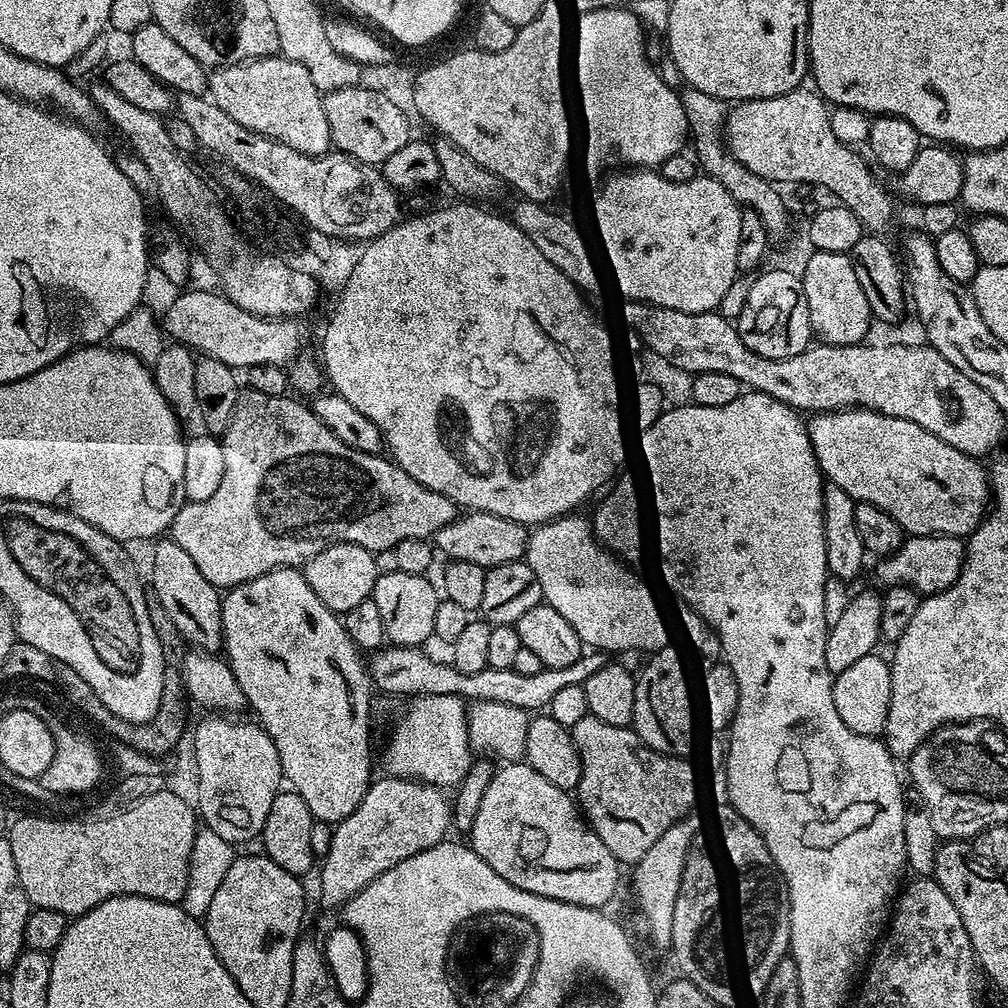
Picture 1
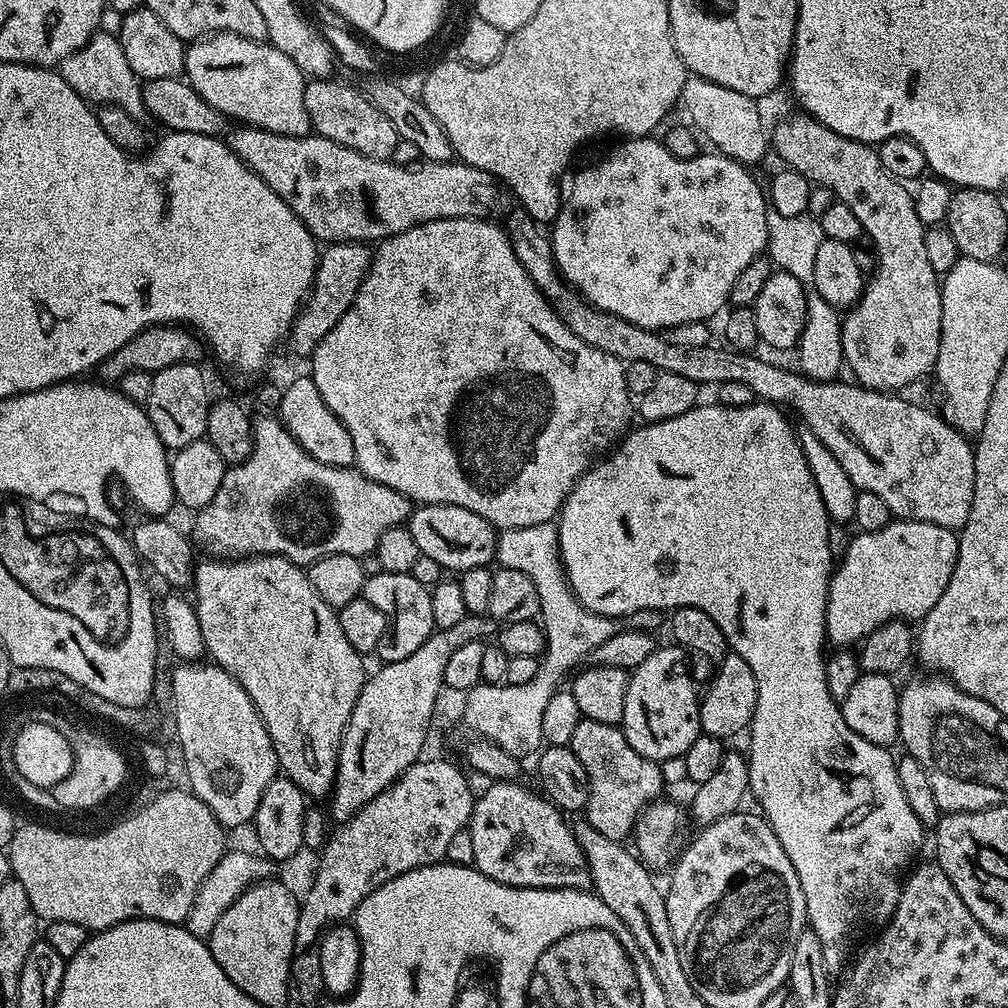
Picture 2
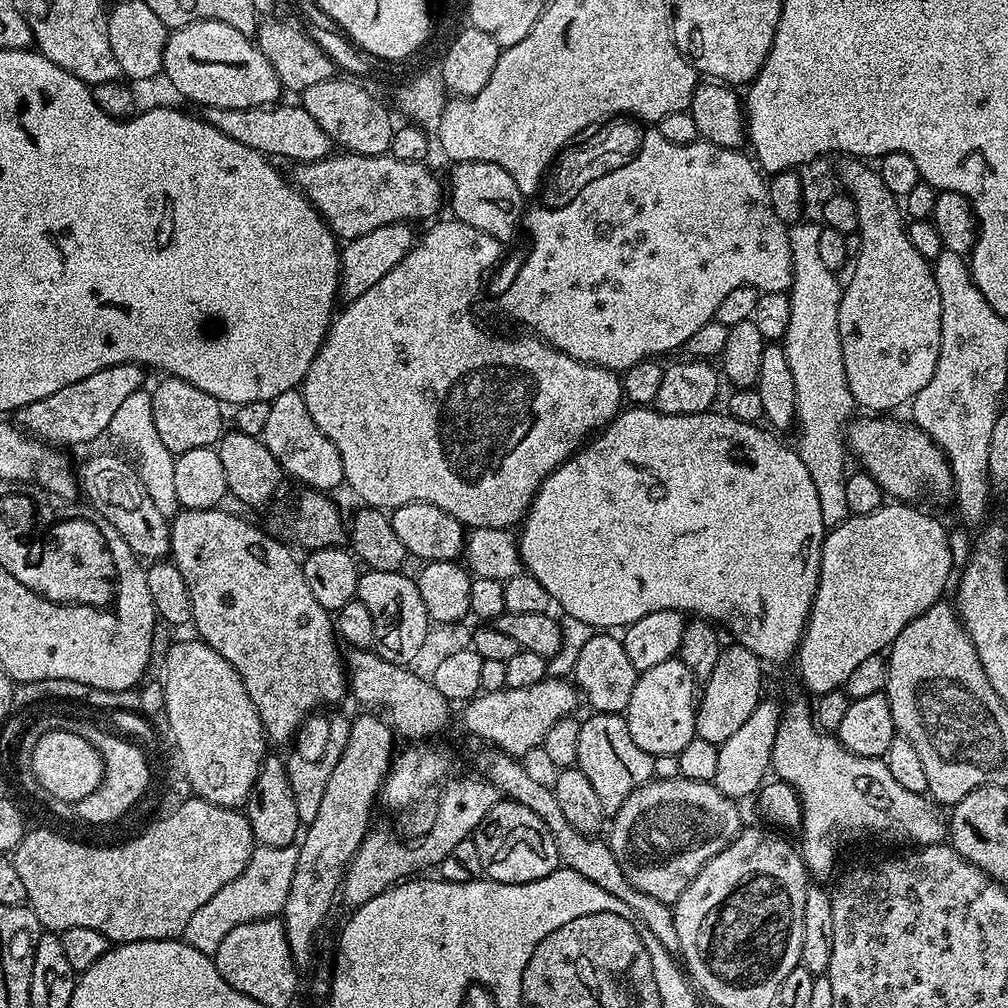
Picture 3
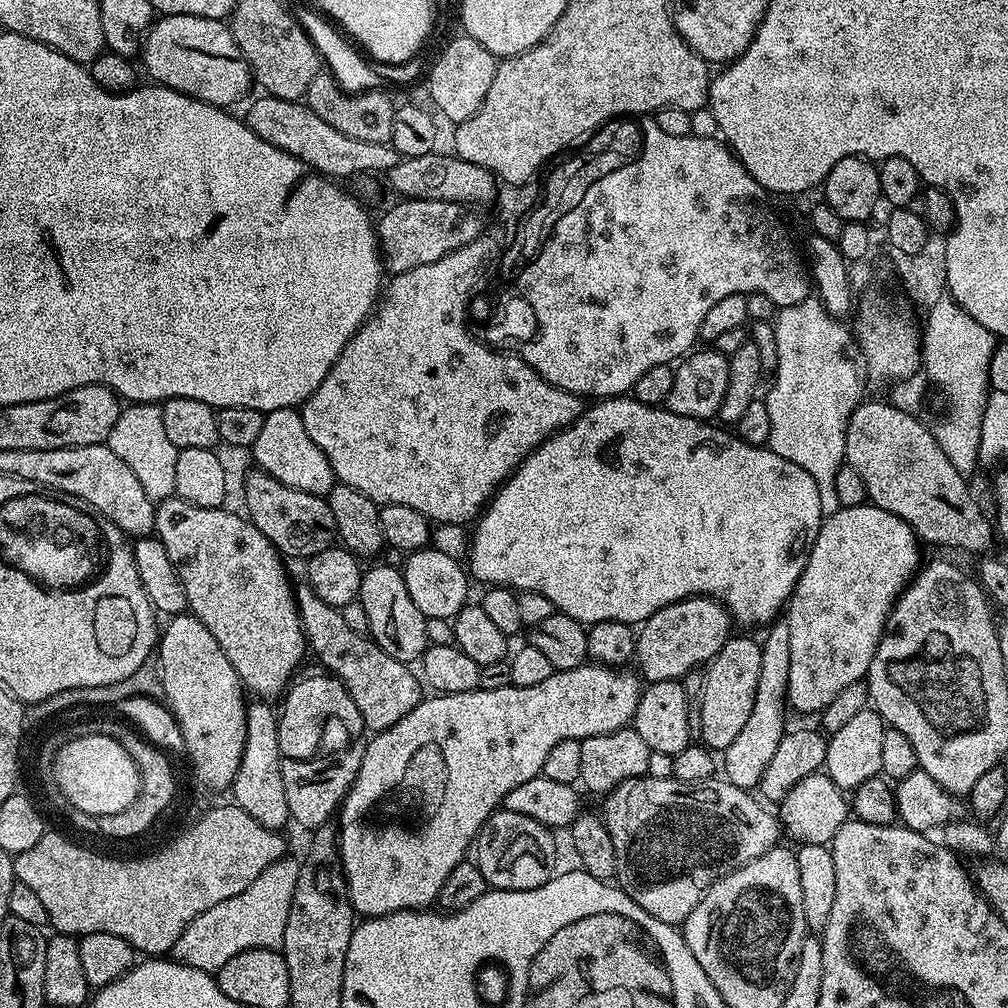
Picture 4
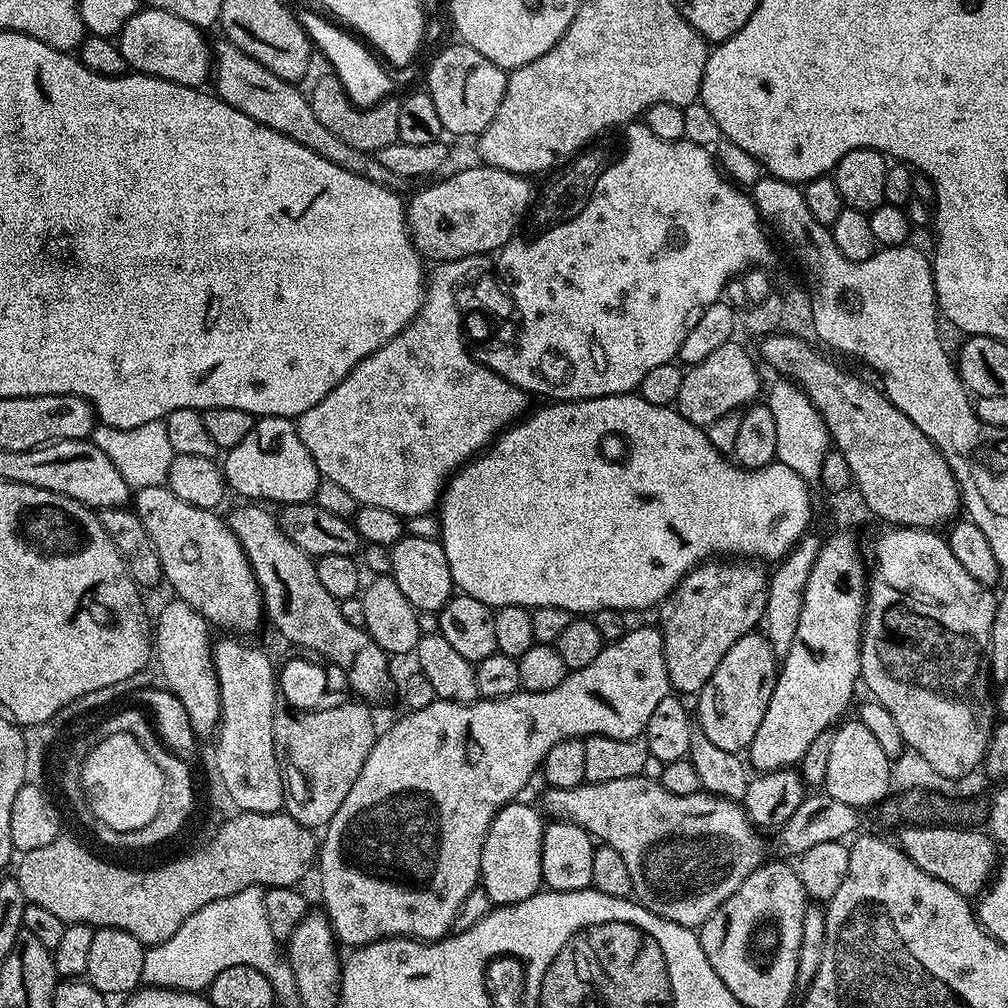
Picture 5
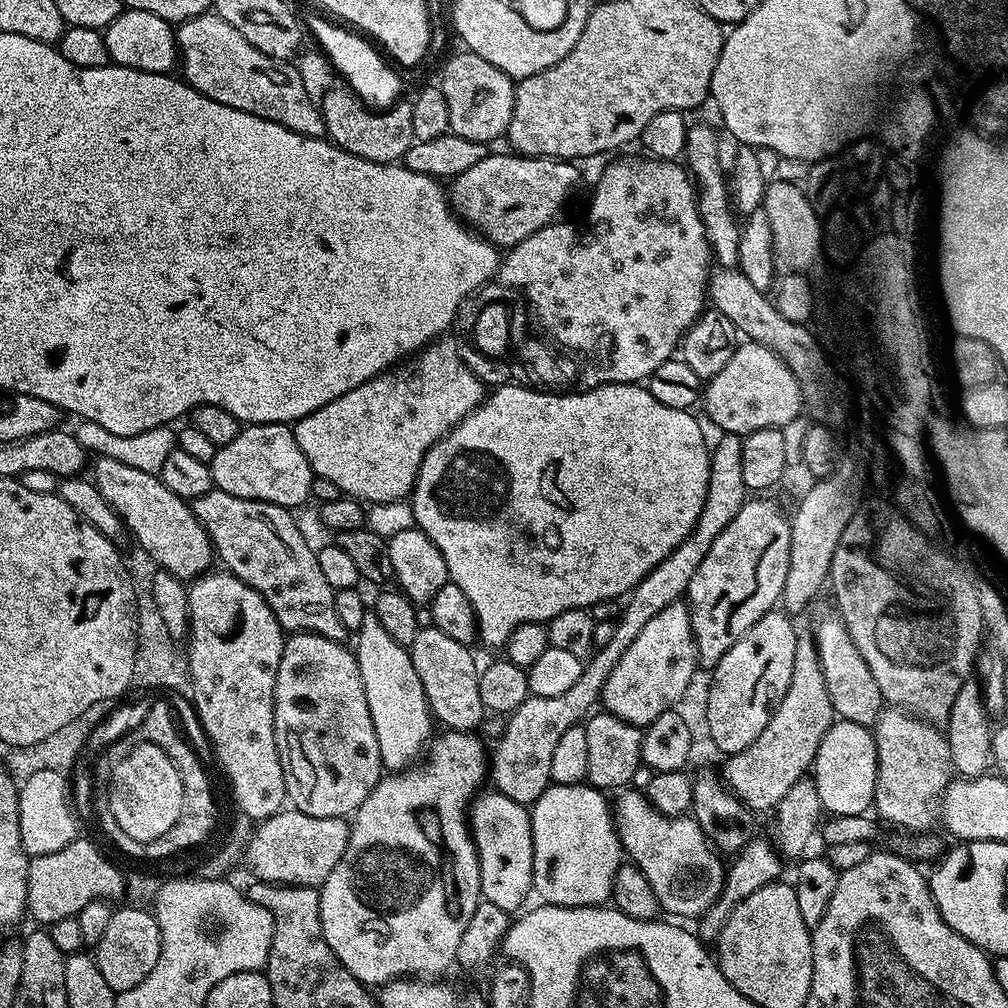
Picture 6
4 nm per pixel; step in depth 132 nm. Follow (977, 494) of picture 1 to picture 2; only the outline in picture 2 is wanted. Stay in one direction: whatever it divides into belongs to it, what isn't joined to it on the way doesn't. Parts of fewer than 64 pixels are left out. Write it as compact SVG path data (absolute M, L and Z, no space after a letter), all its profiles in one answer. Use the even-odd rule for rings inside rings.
M512 206L512 209L508 212L508 217L502 220L502 227L505 232L508 233L508 240L512 244L514 254L518 258L518 262L522 262L522 270L526 270L526 274L530 274L530 278L534 282L536 289L548 299L553 310L560 315L561 322L564 323L570 331L578 338L582 338L582 342L586 342L590 346L594 346L594 350L602 350L602 354L610 354L614 358L623 360L625 364L630 362L650 362L650 366L654 366L657 372L665 372L666 374L678 374L682 378L690 378L690 382L694 382L698 386L704 386L704 384L712 384L711 386L719 386L726 382L746 382L746 386L750 386L753 397L759 398L761 401L774 404L777 406L785 406L784 404L792 404L792 408L801 416L803 427L809 428L814 432L815 437L819 439L826 446L826 449L830 450L831 454L837 458L839 465L846 470L846 474L849 475L850 482L853 483L855 488L862 492L869 492L870 494L878 494L878 498L882 498L882 502L886 502L886 506L890 506L893 517L901 520L921 520L922 522L930 522L931 524L937 524L943 528L951 528L953 530L959 530L964 527L966 518L970 518L970 506L974 506L974 454L972 453L973 445L970 443L969 437L964 435L958 429L954 429L944 420L940 414L931 412L928 408L923 408L920 404L911 404L908 400L903 400L903 395L893 394L892 392L878 392L874 388L866 388L859 382L851 382L852 384L838 384L839 382L817 382L809 379L807 376L801 374L799 371L787 372L784 368L779 368L776 364L767 364L764 360L759 360L756 354L749 354L746 352L737 352L735 350L729 350L727 347L719 346L715 343L707 344L706 346L697 347L683 347L674 346L670 342L664 340L663 335L659 331L643 328L642 326L634 326L630 322L626 322L626 318L618 318L614 314L609 312L603 312L598 310L593 304L588 303L575 288L571 287L564 281L563 276L560 275L560 271L556 268L554 262L554 256L552 254L552 241L547 235L542 233L541 225L537 224L533 220L532 215L527 210L519 206Z

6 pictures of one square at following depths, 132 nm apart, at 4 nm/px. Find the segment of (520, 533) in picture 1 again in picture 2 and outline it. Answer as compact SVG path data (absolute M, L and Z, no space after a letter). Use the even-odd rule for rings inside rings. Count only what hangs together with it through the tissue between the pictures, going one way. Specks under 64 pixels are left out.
M420 504L408 517L406 527L410 534L414 534L414 542L425 561L433 560L444 568L453 568L453 573L459 574L471 568L486 568L496 560L497 529L490 522L486 522L486 518L474 514L474 510L466 510L453 504Z

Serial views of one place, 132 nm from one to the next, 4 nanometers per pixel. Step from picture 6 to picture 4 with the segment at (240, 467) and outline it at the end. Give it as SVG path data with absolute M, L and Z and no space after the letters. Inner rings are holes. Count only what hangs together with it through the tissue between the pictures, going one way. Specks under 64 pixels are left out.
M295 408L274 410L265 415L258 442L252 444L250 455L256 459L255 467L259 471L270 474L270 478L282 482L287 488L327 497L332 485L337 483L326 454L322 454L322 450L314 446L314 438L306 434L306 426Z

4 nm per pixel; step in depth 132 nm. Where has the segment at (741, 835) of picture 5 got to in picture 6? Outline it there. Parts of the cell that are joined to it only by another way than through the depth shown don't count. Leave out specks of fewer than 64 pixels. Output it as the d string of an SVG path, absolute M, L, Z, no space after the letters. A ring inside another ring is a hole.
M621 791L617 795L620 797L614 800L616 833L620 835L620 844L624 847L625 857L635 864L638 870L642 870L642 874L646 874L646 882L650 882L661 909L672 915L669 917L692 916L691 918L699 918L703 916L724 889L726 864L725 861L720 861L721 853L717 851L712 841L708 839L708 835L701 830L698 822L691 815L667 816L662 814L648 801L647 795L643 791L632 791Z

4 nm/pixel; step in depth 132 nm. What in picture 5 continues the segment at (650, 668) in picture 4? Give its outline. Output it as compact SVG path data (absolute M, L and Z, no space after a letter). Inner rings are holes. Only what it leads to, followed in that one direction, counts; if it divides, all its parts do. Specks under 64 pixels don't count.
M720 558L709 559L680 579L680 585L659 605L658 627L664 639L668 683L673 693L700 693L706 682L710 682L710 674L718 670L718 662L726 658L726 650L730 650L730 646L734 646L738 638L753 631L763 621L769 577L769 573L766 568L764 572L763 567L765 568L765 565L760 562L725 562Z

